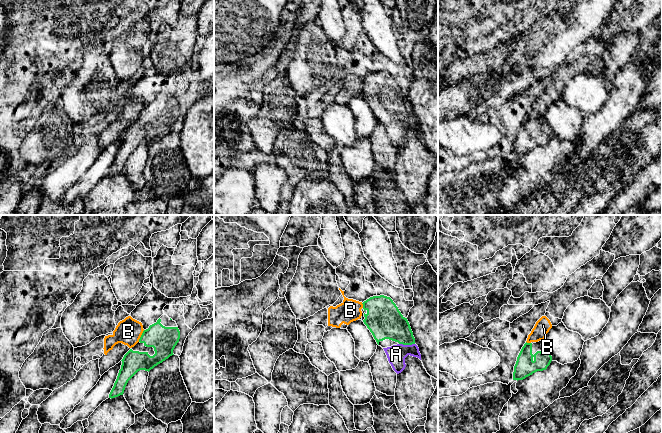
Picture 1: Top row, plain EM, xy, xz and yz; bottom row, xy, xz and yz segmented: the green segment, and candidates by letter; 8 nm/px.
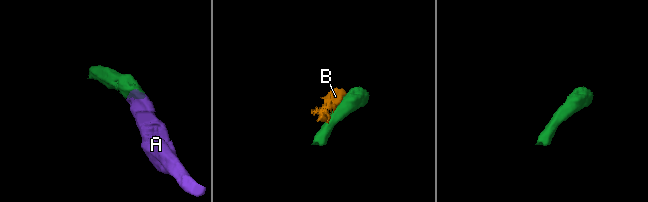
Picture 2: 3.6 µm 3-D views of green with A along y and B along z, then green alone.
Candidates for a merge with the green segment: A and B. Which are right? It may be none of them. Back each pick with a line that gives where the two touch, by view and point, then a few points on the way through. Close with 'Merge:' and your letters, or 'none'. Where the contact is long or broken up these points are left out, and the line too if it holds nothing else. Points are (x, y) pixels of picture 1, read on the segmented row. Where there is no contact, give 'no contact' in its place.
A: xz (407, 344) | across xz (386, 321), (407, 344), (396, 354)
Merge: A

